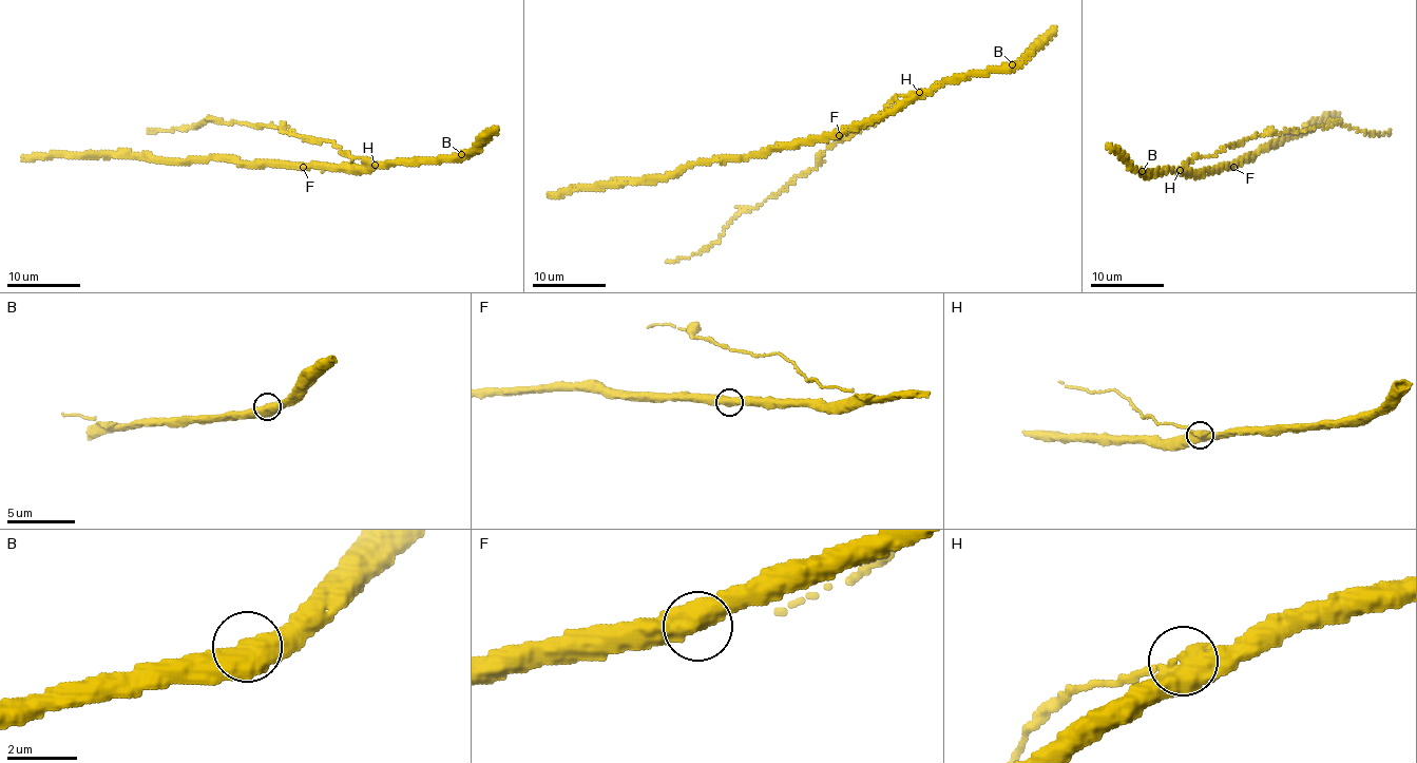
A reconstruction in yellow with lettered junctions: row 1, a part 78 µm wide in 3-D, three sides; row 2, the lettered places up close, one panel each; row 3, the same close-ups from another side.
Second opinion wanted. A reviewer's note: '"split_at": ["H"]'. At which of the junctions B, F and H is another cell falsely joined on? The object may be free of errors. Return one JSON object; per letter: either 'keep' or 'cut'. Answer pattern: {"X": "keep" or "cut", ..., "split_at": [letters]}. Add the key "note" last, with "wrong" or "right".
{"B": "keep", "F": "keep", "H": "cut", "split_at": ["H"], "note": "right"}

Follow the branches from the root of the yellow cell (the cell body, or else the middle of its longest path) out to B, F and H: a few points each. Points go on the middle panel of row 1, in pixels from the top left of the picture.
B: (889, 114), (946, 83), (1006, 71), (1012, 64)
F: (889, 114), (857, 122), (839, 135)
H: (889, 114), (920, 91)

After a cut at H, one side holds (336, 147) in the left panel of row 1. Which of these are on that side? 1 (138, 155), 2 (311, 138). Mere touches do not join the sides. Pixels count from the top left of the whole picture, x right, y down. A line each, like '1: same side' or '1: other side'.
1: other side
2: same side

